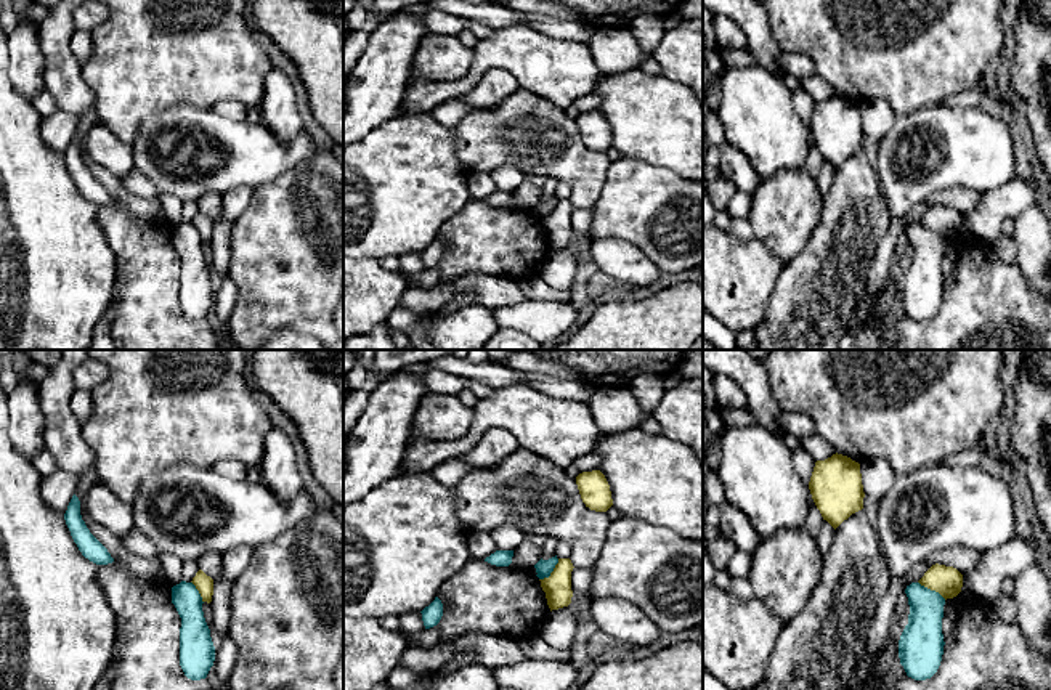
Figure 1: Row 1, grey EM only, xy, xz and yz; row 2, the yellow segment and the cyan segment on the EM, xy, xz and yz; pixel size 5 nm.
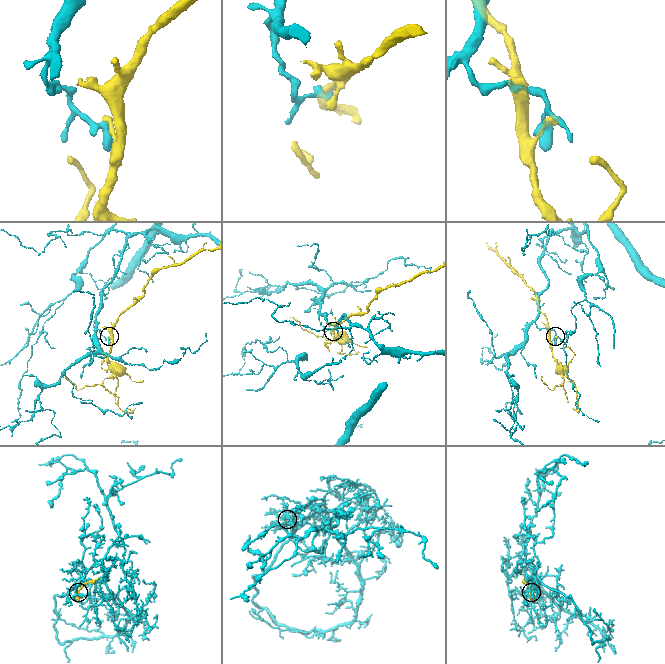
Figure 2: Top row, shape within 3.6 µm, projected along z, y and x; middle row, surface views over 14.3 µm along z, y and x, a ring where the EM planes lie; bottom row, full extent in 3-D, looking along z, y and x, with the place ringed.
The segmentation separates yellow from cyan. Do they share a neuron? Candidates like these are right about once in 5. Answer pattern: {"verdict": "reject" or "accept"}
{"verdict": "reject"}

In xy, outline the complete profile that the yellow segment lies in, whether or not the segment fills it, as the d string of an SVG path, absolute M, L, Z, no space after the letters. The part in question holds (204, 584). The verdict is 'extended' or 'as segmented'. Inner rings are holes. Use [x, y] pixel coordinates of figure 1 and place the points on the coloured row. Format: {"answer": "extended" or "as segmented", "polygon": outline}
{"answer": "as segmented", "polygon": "M199 570L191 582L199 591L202 602L210 603L213 595L213 579Z"}

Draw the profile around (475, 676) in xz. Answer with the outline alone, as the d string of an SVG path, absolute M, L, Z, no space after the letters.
M480 663L456 671L440 668L432 672L416 672L398 664L385 679L385 684L396 690L412 690L419 682L428 690L499 690L493 671Z

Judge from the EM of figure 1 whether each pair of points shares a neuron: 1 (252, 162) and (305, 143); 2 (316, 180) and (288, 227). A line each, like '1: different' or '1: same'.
1: same
2: same

